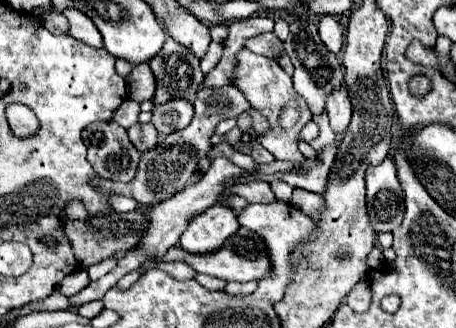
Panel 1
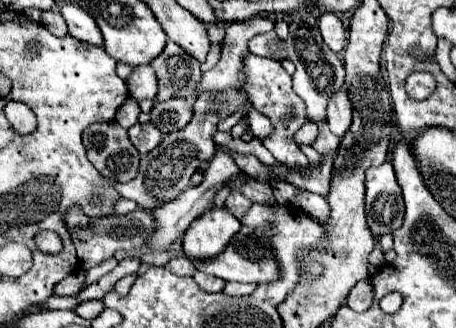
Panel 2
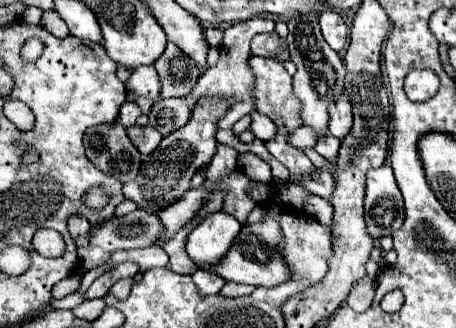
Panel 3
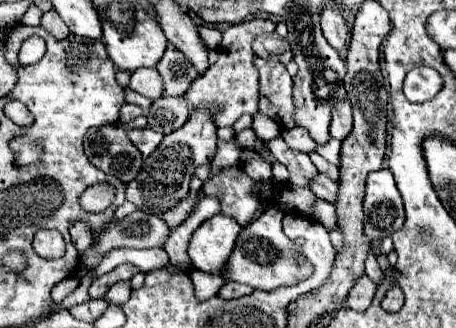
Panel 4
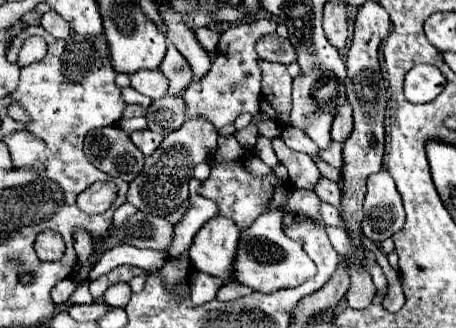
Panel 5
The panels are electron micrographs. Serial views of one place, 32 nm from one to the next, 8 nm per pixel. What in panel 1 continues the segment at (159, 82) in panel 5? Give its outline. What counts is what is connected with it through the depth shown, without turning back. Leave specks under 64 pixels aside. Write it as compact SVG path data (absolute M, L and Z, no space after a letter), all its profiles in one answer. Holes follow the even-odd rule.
M136 64L132 68L132 72L126 78L126 88L128 88L128 98L132 98L136 102L144 102L154 96L156 80L154 80L148 64Z

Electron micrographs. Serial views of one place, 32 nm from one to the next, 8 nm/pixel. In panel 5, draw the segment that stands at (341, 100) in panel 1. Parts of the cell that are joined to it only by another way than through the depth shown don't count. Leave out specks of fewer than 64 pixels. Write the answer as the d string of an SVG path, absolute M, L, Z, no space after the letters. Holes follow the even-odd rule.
M350 104L336 108L336 116L334 116L330 132L332 132L332 140L336 140L336 142L344 142L350 136L350 132L352 132L352 108L350 108Z

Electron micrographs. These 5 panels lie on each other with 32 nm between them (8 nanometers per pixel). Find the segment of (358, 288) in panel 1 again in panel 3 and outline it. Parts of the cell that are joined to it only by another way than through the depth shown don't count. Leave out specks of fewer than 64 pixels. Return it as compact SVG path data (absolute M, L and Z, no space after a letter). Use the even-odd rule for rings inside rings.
M362 278L348 294L346 304L356 310L356 312L364 312L374 298L374 282L370 278Z

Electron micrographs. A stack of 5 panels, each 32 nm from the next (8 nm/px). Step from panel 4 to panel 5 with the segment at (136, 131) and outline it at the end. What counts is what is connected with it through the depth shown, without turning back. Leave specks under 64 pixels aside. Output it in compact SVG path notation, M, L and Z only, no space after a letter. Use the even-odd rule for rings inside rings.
M138 130L138 132L130 132L128 136L142 150L144 156L150 156L160 146L160 142L164 138L162 134L156 134L152 130Z

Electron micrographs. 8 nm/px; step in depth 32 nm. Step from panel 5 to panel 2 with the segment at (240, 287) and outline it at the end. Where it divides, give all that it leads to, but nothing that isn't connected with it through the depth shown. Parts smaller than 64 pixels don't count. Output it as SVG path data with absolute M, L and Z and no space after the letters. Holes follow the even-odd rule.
M226 282L224 292L228 296L246 296L256 290L256 284L240 284L240 282Z

